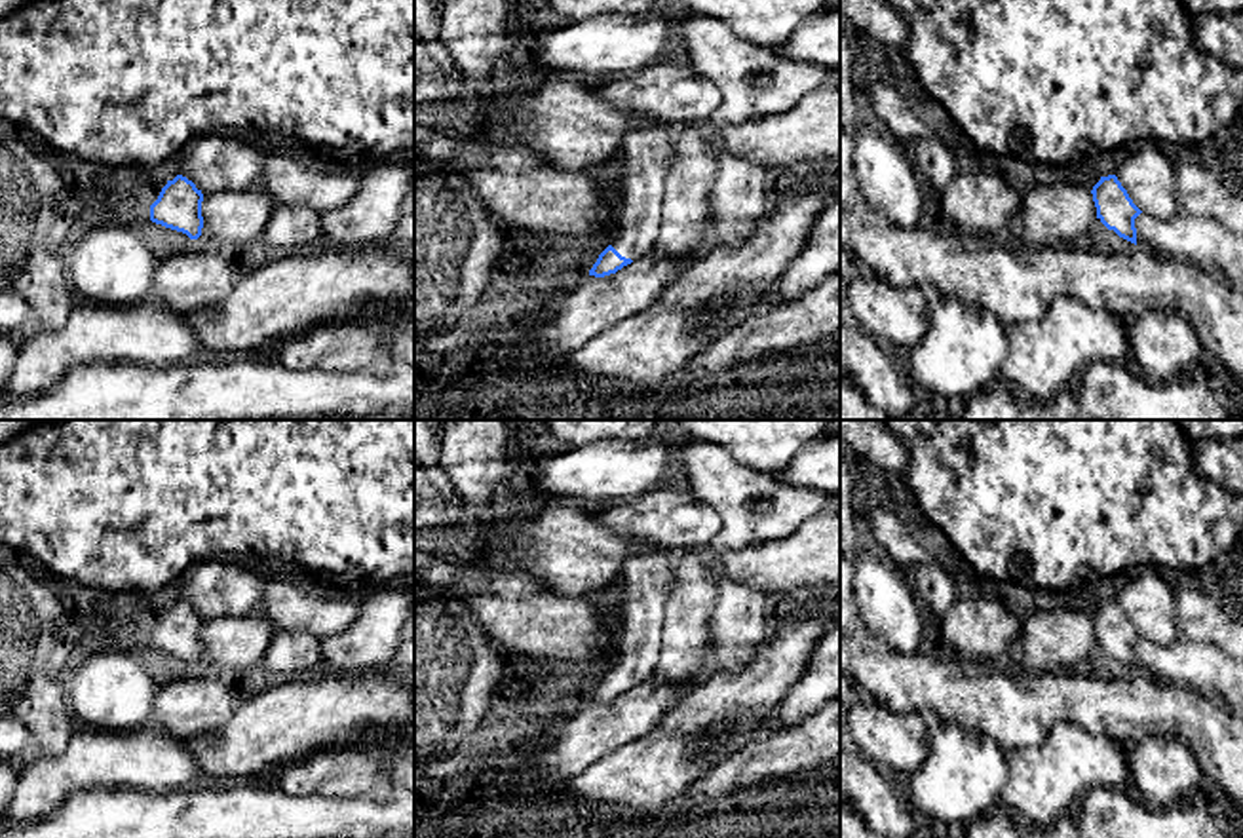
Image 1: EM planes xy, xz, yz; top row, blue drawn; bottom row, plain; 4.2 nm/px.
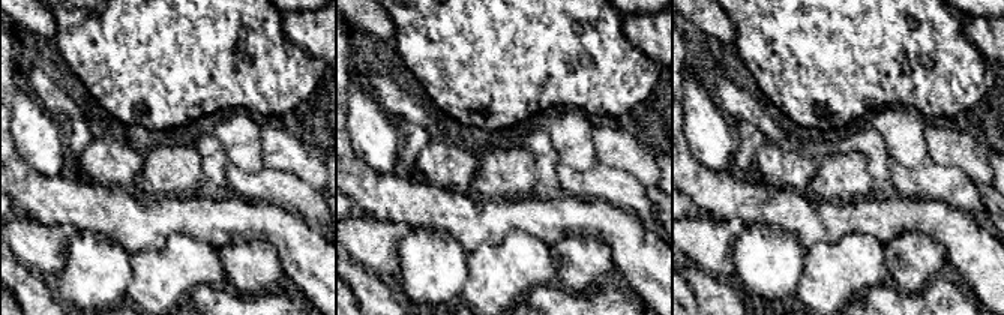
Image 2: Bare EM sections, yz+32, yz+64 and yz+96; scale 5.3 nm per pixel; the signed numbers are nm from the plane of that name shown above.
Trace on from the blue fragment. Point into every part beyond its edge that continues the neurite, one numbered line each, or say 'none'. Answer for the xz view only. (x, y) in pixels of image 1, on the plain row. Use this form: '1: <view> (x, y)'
1: xz (649, 578)

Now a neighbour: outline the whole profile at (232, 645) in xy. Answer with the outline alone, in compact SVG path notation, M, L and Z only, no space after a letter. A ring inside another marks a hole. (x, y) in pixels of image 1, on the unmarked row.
M224 616L203 623L203 654L198 667L238 678L258 667L274 637L264 616Z

